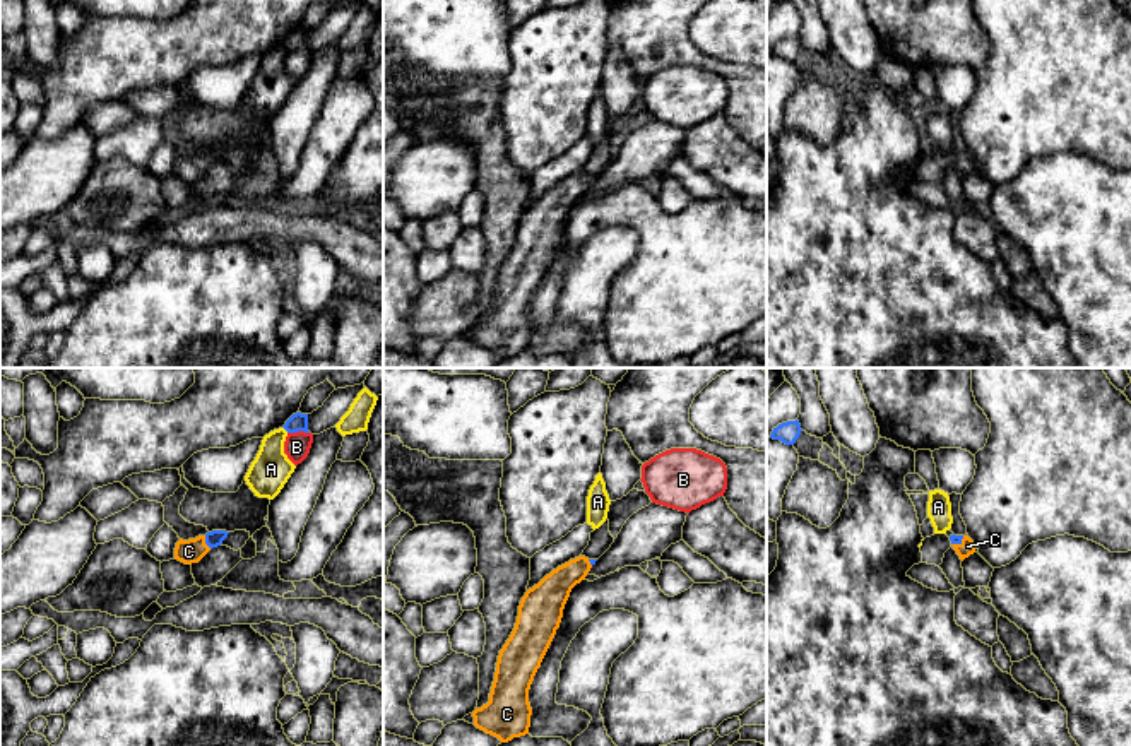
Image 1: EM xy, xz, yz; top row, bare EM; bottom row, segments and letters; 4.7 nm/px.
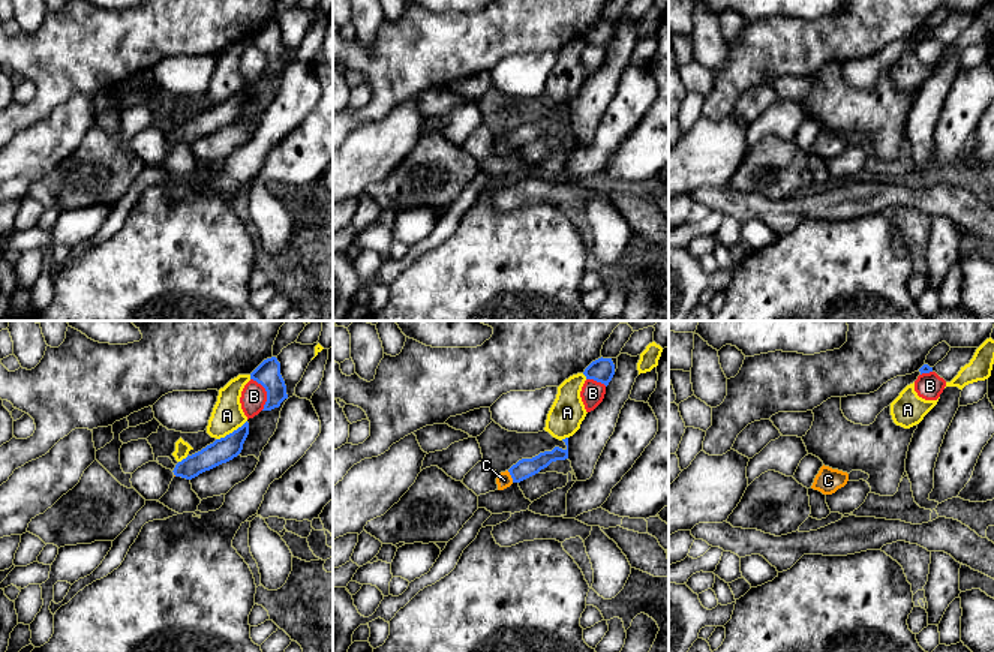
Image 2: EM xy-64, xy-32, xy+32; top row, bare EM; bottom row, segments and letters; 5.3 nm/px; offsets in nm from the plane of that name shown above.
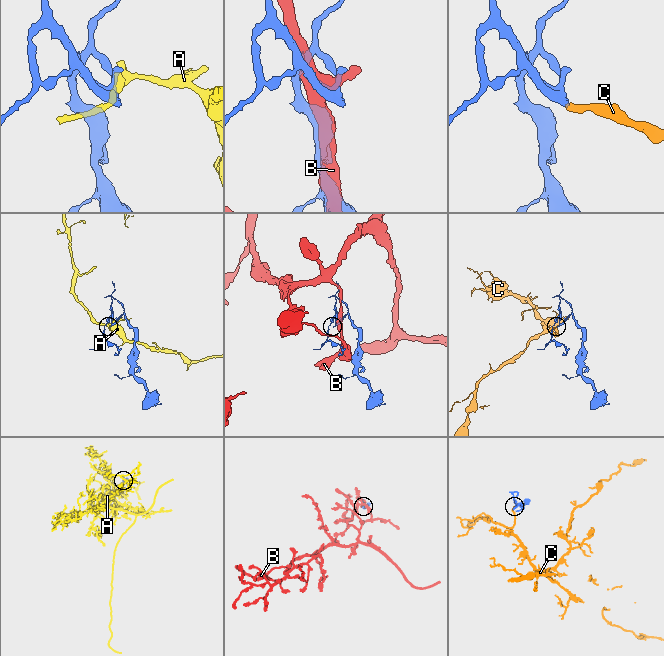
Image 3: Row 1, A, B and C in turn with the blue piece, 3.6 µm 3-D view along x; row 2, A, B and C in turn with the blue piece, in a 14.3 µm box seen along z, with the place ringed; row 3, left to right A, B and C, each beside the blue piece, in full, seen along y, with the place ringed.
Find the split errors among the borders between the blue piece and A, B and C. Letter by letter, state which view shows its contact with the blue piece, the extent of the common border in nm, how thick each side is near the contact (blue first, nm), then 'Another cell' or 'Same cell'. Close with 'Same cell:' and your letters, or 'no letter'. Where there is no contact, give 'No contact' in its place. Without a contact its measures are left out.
A: Touches blue in xy. Shared border 40 nm. Thickness 90 nm (blue) against 190 nm. Another cell
B: Touches blue in xy. Shared border 100 nm. Thickness 90 nm (blue) against 120 nm. Another cell
C: Touches blue in xy. Shared border 70 nm. Thickness 80 nm (blue) against 110 nm. Same cell
Same cell: C

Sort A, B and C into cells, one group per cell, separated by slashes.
A / B / C

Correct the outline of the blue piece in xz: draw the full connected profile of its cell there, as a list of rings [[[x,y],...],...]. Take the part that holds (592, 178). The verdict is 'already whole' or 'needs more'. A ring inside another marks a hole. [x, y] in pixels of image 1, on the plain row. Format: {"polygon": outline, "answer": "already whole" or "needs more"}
{"polygon": [[[578,173],[558,183],[520,217],[515,245],[500,267],[489,318],[472,329],[474,342],[508,359],[529,351],[529,306],[560,245],[571,205],[597,176]]], "answer": "needs more"}

